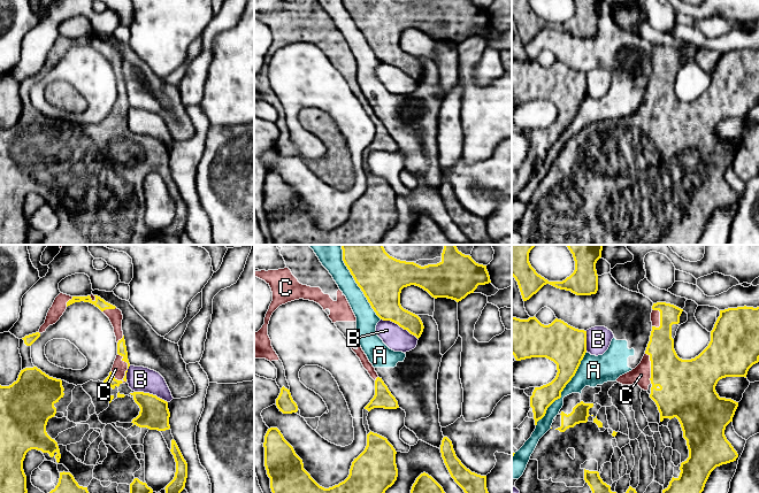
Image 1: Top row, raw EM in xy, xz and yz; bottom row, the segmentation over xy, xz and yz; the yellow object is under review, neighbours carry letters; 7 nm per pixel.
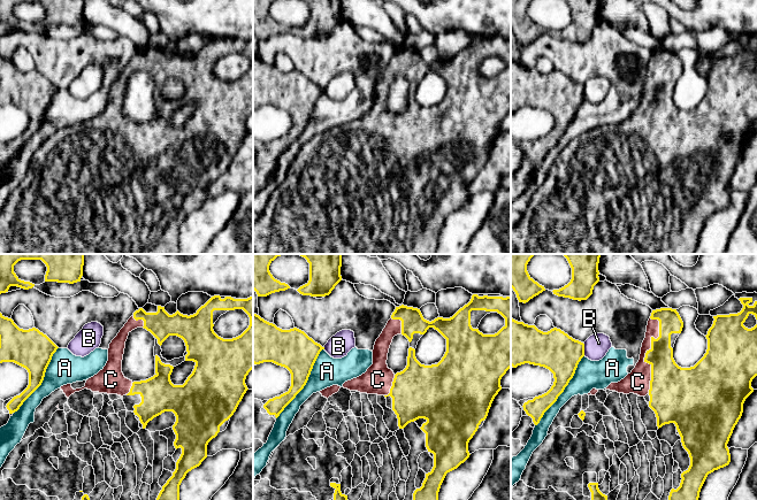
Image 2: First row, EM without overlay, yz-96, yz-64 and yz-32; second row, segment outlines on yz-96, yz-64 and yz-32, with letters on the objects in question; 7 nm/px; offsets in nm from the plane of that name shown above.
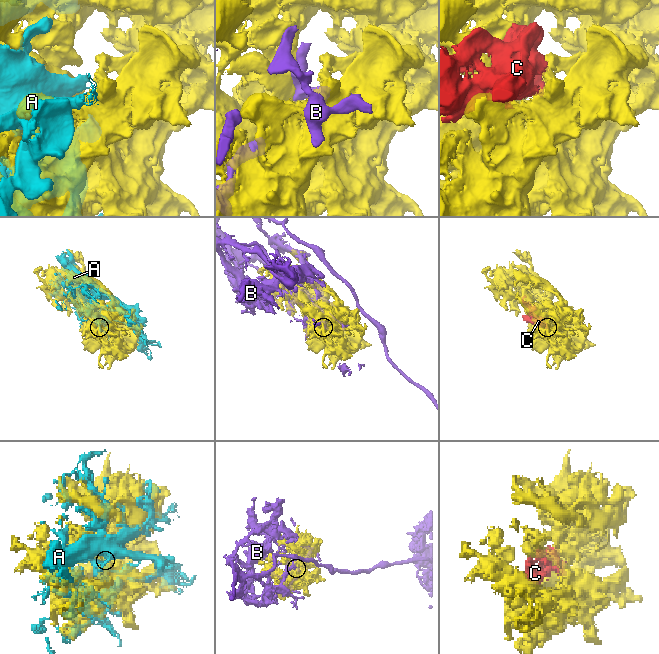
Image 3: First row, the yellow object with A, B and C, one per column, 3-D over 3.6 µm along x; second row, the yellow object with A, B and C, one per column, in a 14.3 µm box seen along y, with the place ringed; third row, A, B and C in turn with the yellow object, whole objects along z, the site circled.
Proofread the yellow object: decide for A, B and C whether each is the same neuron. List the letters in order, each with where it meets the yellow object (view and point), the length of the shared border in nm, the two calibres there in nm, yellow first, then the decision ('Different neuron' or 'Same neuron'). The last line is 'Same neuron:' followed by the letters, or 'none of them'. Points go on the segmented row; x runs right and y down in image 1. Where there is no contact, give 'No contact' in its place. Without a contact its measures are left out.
A: Touches yellow at yz (562, 390). Shared border 650 nm. Thickness 200 nm (yellow) against 200 nm. Different neuron
B: Touches yellow at xz (399, 325). Shared border 300 nm. Thickness 240 nm (yellow) against 170 nm. Different neuron
C: Touches yellow at xy (128, 368). Shared border 220 nm. Thickness 60 nm (yellow) against 100 nm. Same neuron
Same neuron: C

